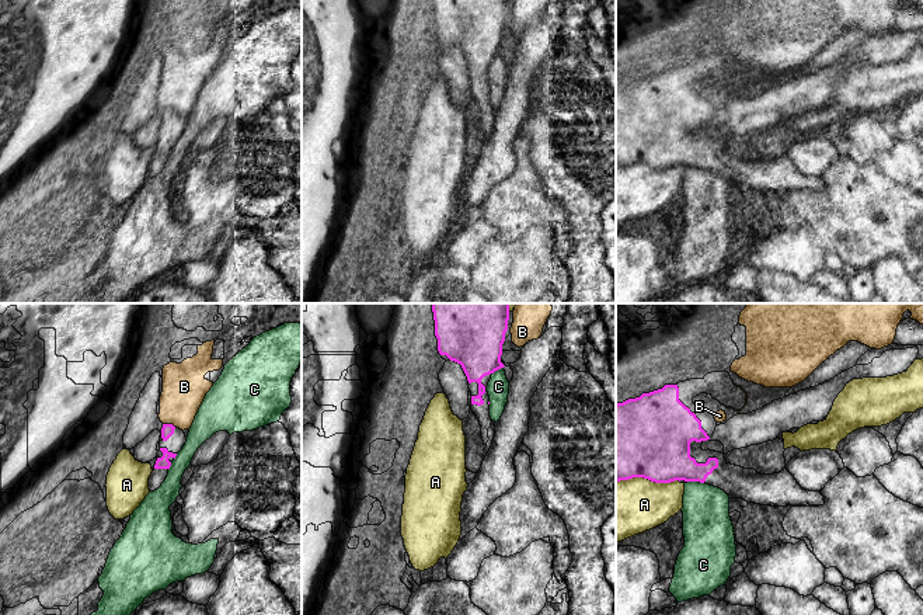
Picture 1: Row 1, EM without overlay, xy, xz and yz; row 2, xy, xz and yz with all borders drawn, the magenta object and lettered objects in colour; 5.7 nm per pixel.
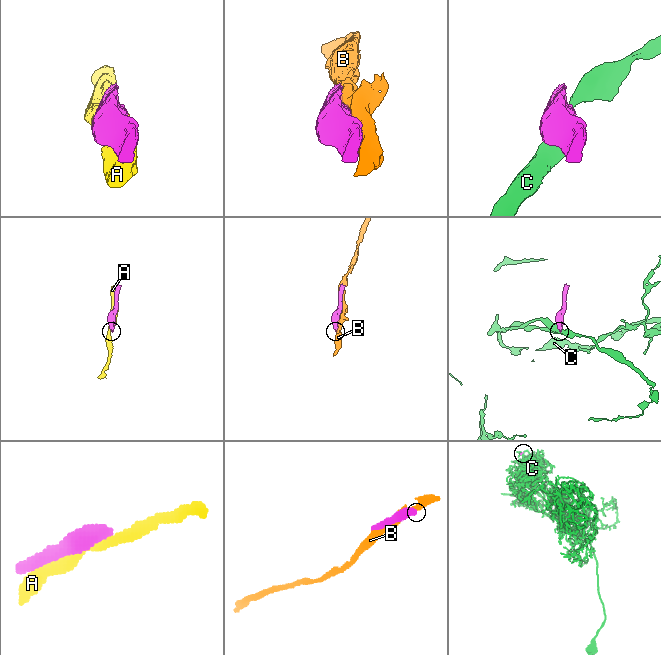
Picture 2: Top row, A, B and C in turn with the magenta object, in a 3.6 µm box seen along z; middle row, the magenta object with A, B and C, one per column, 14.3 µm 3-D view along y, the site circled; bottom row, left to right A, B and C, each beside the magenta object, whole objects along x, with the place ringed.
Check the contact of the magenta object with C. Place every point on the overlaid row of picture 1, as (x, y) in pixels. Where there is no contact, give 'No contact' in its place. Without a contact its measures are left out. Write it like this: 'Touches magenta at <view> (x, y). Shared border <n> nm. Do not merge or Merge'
Touches magenta at yz (696, 480). Shared border 100 nm. Do not merge

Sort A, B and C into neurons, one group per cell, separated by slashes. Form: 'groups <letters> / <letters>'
groups A / B / C

